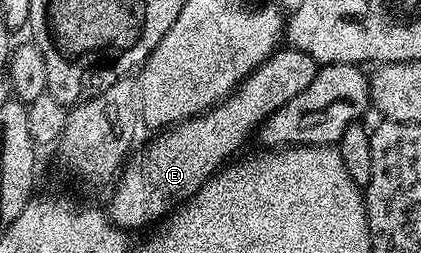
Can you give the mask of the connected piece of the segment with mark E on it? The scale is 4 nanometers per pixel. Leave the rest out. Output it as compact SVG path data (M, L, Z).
M280 48L267 61L258 66L249 77L244 78L243 83L237 86L224 102L217 103L211 109L198 114L196 118L187 118L184 122L158 131L154 135L155 139L144 150L136 149L130 155L126 165L122 167L113 186L115 191L111 194L111 206L109 205L111 223L120 230L134 232L134 230L141 229L142 226L149 225L150 222L158 223L166 219L172 211L190 200L224 163L236 157L234 154L246 144L247 137L250 134L252 137L270 114L277 112L285 104L289 104L293 96L305 92L305 88L313 84L316 69L317 64L313 56L294 48Z

